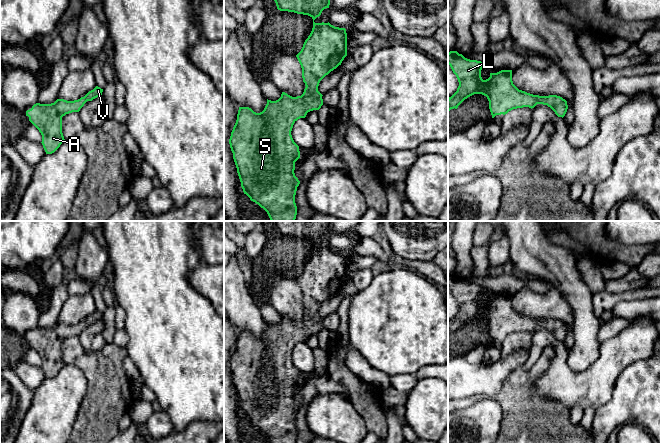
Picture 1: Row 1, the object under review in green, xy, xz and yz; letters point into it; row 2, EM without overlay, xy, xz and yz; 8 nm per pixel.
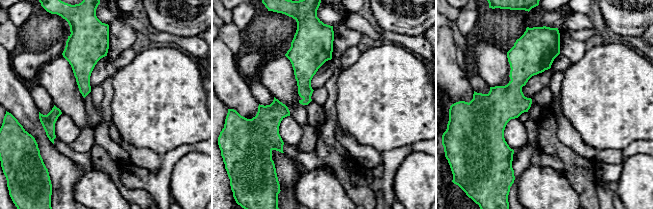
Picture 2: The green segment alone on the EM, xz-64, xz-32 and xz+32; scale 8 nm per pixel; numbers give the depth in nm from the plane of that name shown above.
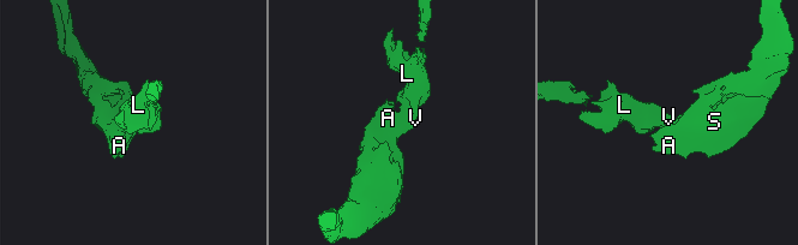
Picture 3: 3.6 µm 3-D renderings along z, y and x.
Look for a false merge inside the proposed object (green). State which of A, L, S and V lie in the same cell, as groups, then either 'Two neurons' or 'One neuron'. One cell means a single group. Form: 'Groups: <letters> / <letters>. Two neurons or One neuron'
Groups: A L S V. One neuron

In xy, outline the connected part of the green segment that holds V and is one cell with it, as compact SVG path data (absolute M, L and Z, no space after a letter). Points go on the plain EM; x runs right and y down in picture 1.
M96 310L78 324L57 323L51 328L36 327L26 335L29 345L42 359L41 367L46 378L54 377L65 364L62 357L62 341L72 336L79 336L87 325L99 321L102 316L103 313Z

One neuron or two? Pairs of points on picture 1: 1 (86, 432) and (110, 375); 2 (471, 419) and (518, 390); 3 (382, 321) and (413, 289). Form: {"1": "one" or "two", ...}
{"1": "one", "2": "two", "3": "one"}

